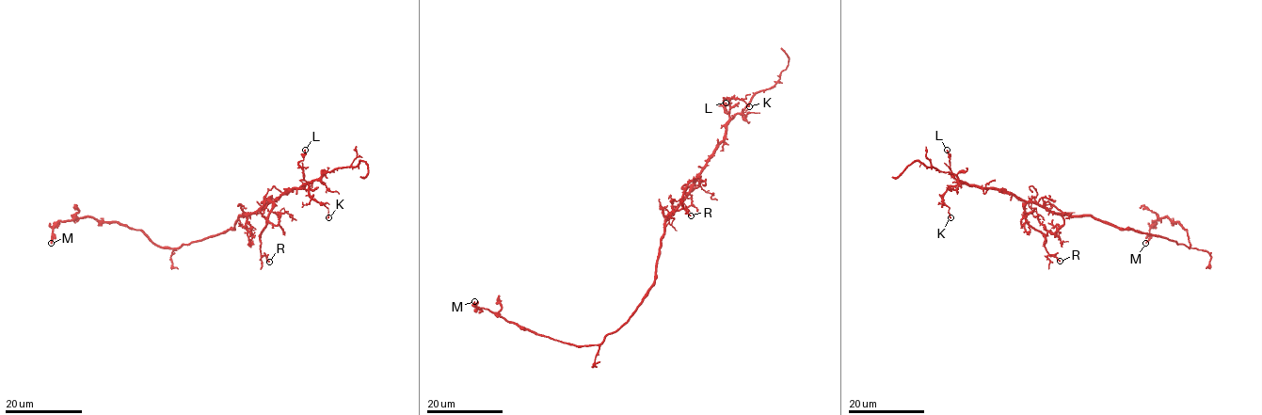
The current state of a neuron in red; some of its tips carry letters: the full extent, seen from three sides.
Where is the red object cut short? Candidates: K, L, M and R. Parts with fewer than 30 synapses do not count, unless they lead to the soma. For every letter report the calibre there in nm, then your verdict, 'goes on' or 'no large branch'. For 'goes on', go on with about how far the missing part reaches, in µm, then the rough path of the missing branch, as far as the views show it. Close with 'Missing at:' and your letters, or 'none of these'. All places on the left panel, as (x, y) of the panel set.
K: 120 nm | no large branch
L: 130 nm | no large branch
M: 240 nm | no large branch
R: 140 nm | no large branch
Missing at: none of these

